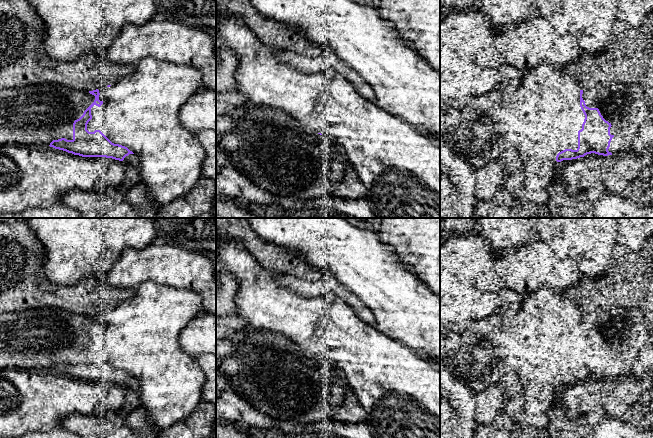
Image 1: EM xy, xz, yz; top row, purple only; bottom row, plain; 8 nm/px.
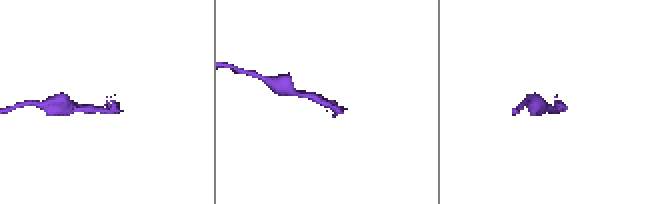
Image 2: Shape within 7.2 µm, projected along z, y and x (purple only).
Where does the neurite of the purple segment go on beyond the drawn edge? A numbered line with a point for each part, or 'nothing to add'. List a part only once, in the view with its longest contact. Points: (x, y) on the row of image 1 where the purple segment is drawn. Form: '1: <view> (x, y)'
1: xy (133, 159)

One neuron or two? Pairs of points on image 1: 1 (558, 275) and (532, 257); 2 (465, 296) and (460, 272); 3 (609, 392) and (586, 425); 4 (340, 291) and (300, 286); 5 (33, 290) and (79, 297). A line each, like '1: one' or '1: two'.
1: one
2: one
3: two
4: one
5: one

